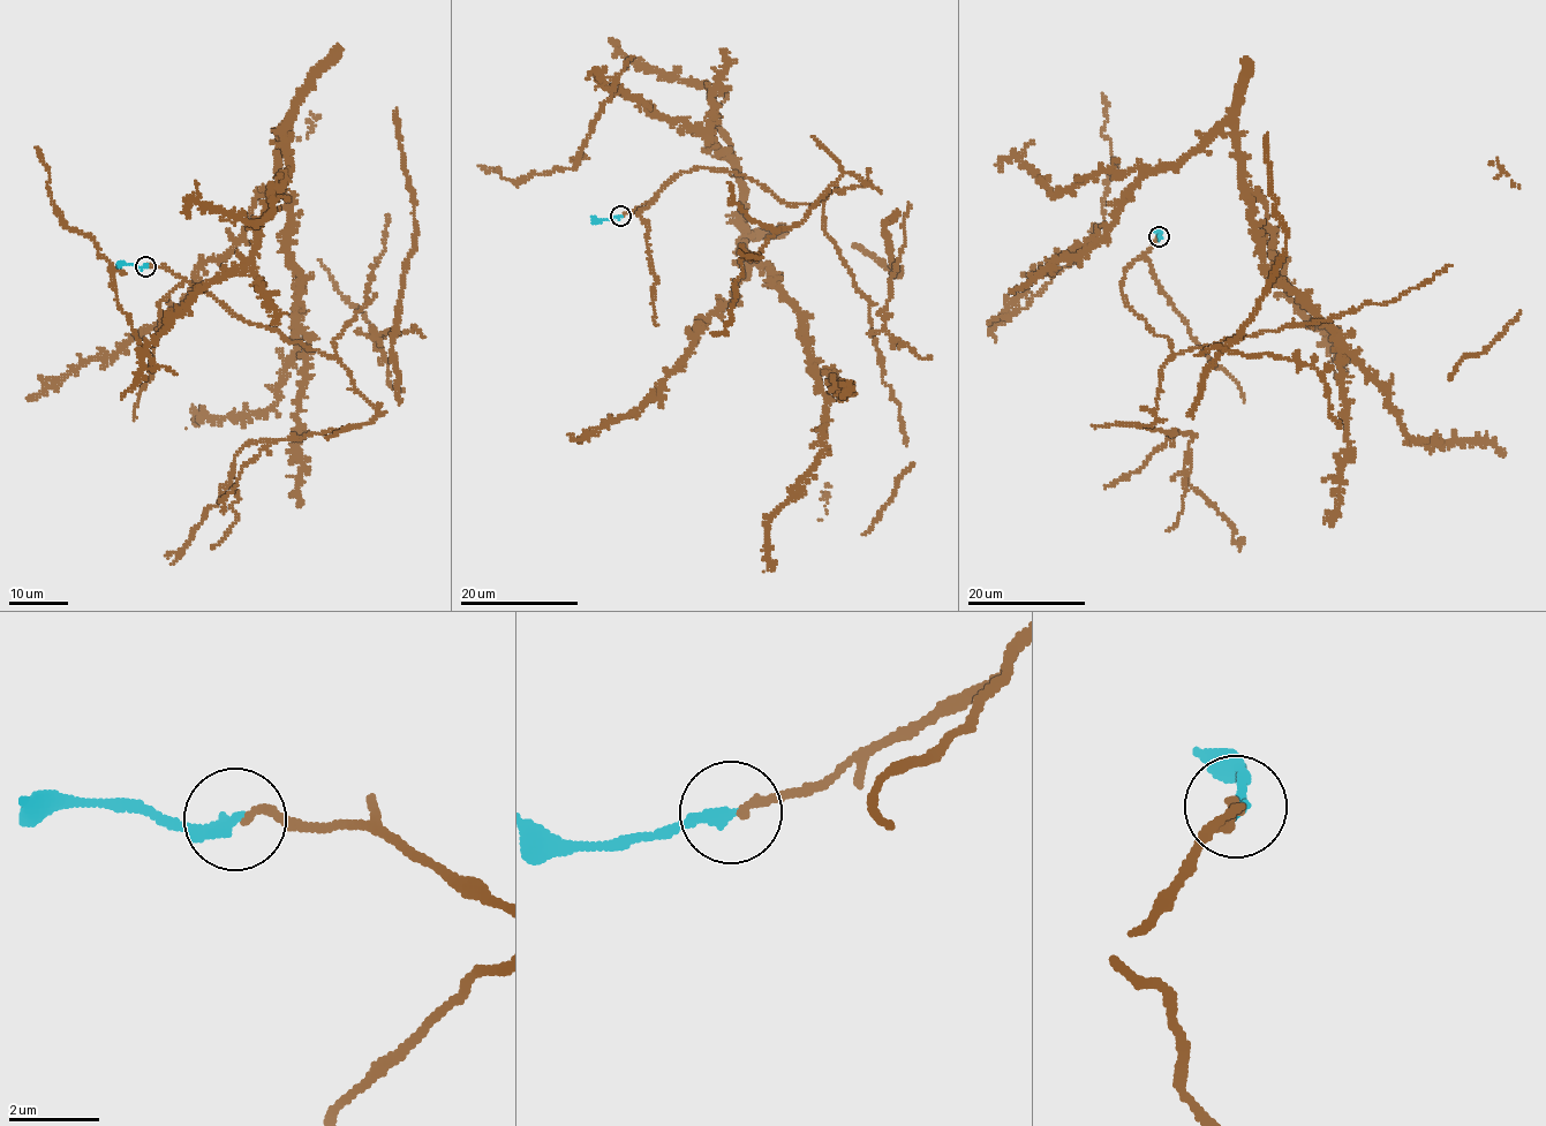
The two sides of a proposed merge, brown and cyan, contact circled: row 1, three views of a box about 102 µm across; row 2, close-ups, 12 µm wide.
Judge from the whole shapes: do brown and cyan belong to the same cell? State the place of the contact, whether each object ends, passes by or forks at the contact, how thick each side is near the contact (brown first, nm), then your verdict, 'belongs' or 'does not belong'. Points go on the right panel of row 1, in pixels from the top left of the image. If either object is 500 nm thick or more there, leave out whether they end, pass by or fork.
(1159, 236) | brown ends | cyan ends | 190/240 nm | belongs

